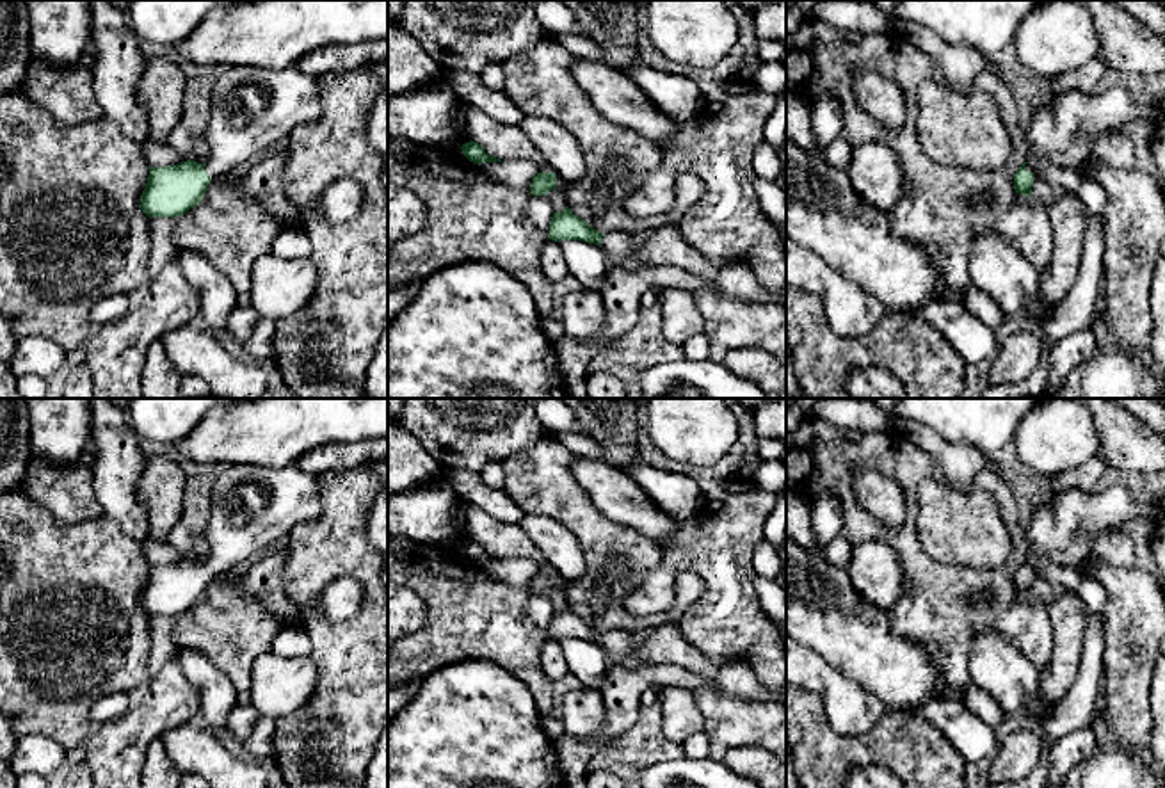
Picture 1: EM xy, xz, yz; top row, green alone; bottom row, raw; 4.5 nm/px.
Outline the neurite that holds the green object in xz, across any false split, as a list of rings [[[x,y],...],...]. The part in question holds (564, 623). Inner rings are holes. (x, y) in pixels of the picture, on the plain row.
[[[569,605],[553,612],[548,637],[555,640],[583,639],[596,642],[607,651],[610,663],[621,665],[635,663],[635,653],[640,646],[640,639],[635,631],[615,630],[603,633],[574,614]]]

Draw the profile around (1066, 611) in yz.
[[[1058,587],[1046,610],[1053,624],[1053,649],[1048,669],[1039,672],[1039,696],[1044,703],[1060,703],[1080,674],[1087,612],[1076,592]]]

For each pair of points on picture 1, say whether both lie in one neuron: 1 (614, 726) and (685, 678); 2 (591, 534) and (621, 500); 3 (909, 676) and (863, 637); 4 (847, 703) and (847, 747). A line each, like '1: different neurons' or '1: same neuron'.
1: same neuron
2: different neurons
3: same neuron
4: different neurons

